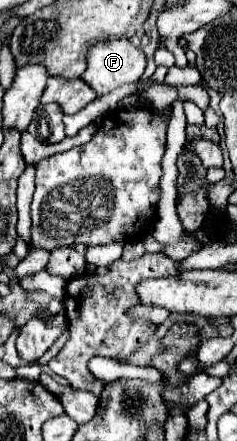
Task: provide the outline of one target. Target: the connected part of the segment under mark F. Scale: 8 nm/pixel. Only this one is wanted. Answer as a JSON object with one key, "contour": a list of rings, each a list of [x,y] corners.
{"contour":[[[106,40],[86,54],[86,72],[80,76],[98,96],[118,86],[138,82],[146,68],[146,56],[130,40]]]}

